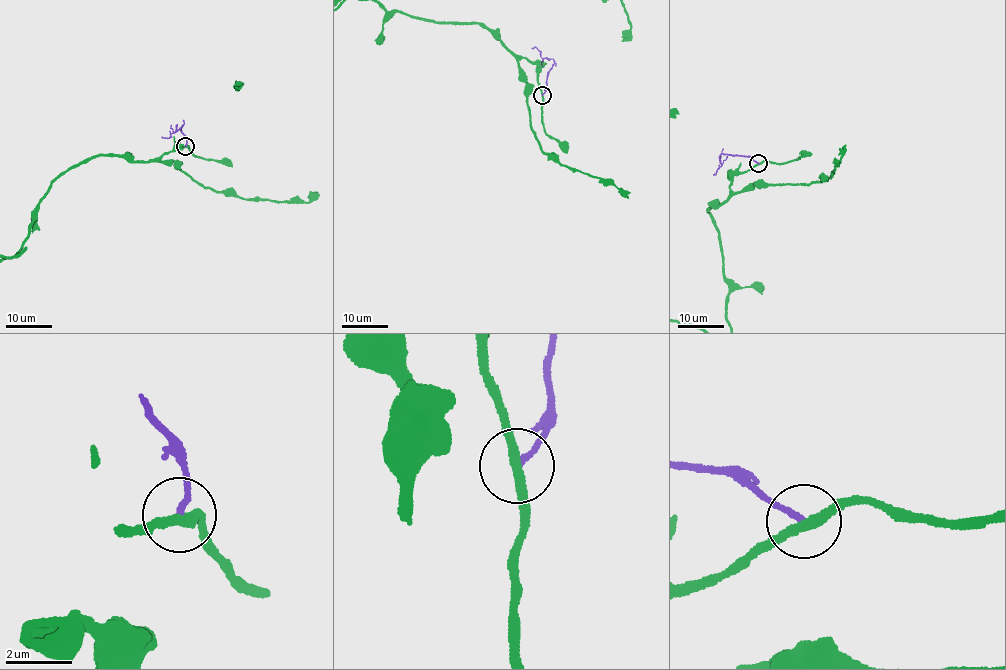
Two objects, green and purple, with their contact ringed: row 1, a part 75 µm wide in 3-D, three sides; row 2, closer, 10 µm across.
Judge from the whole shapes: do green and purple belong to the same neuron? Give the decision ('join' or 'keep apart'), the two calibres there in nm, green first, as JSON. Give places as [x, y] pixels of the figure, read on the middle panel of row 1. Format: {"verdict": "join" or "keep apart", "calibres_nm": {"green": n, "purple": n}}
{"verdict": "keep apart", "calibres_nm": {"green": 280, "purple": 160}}

